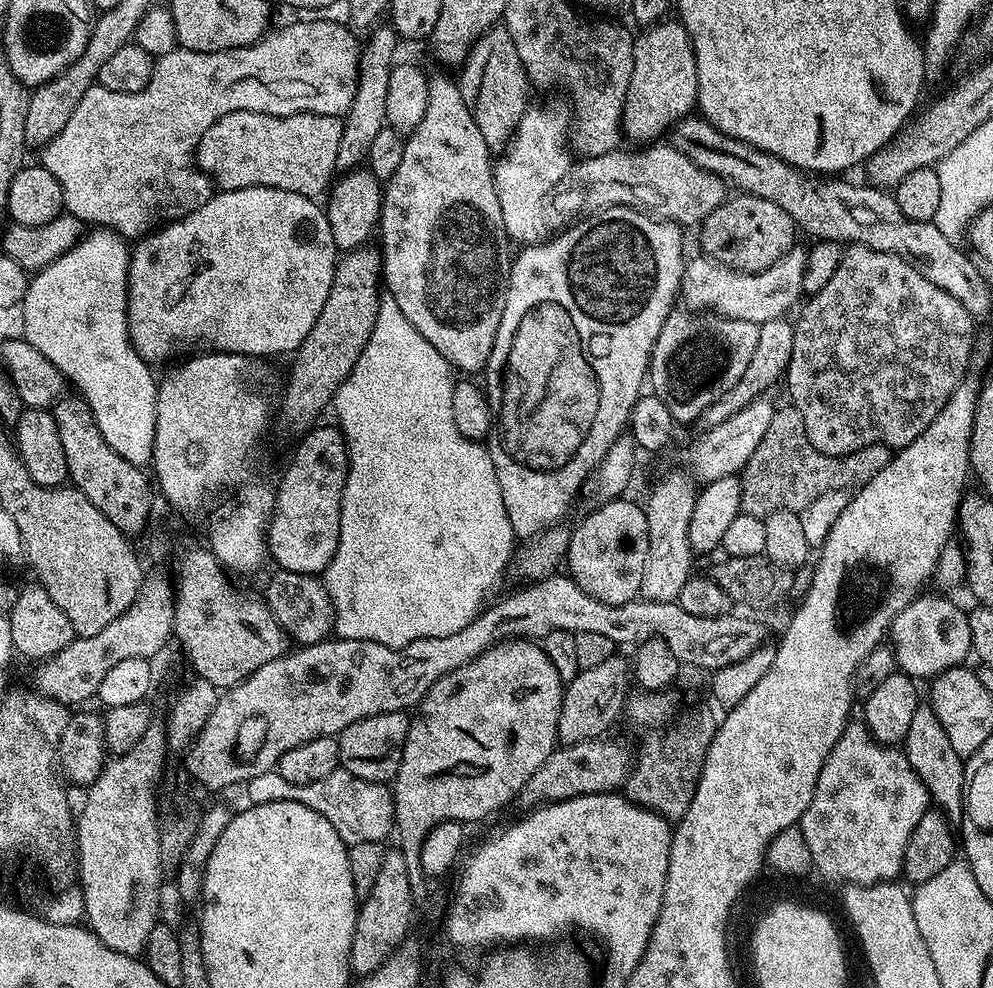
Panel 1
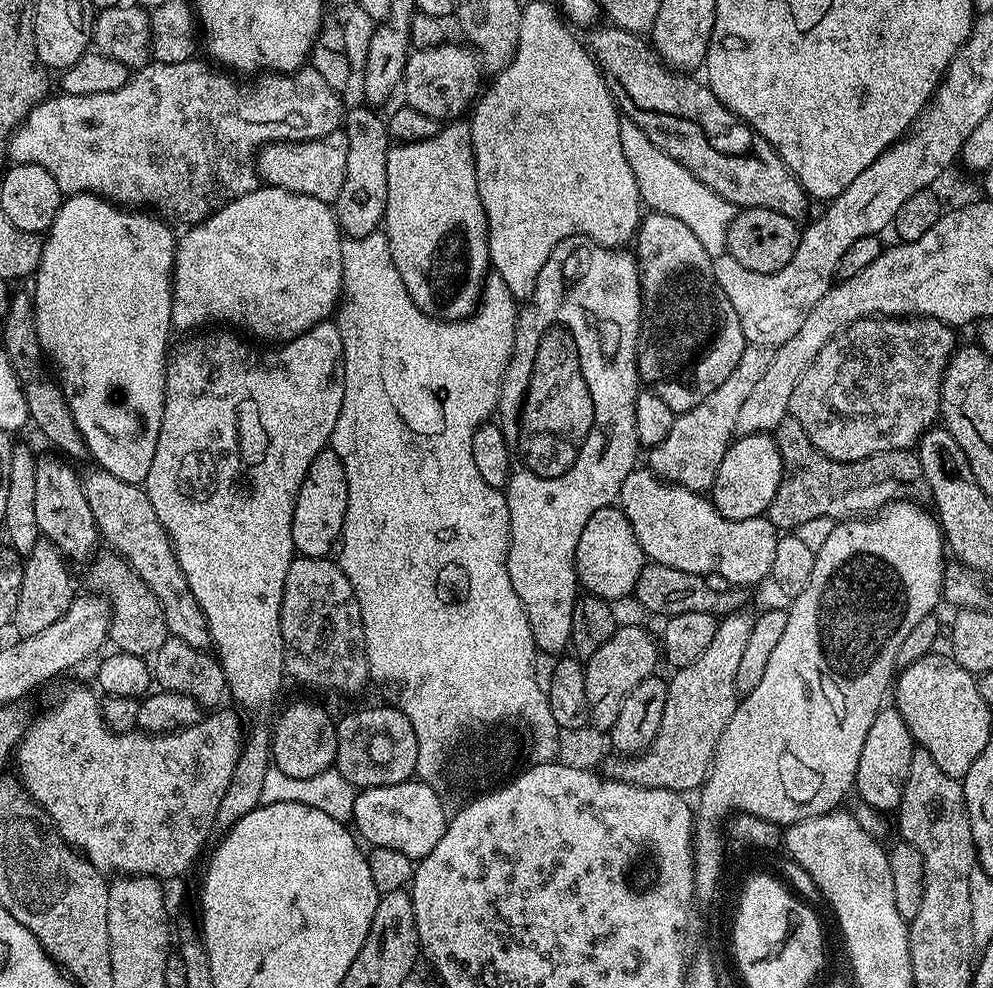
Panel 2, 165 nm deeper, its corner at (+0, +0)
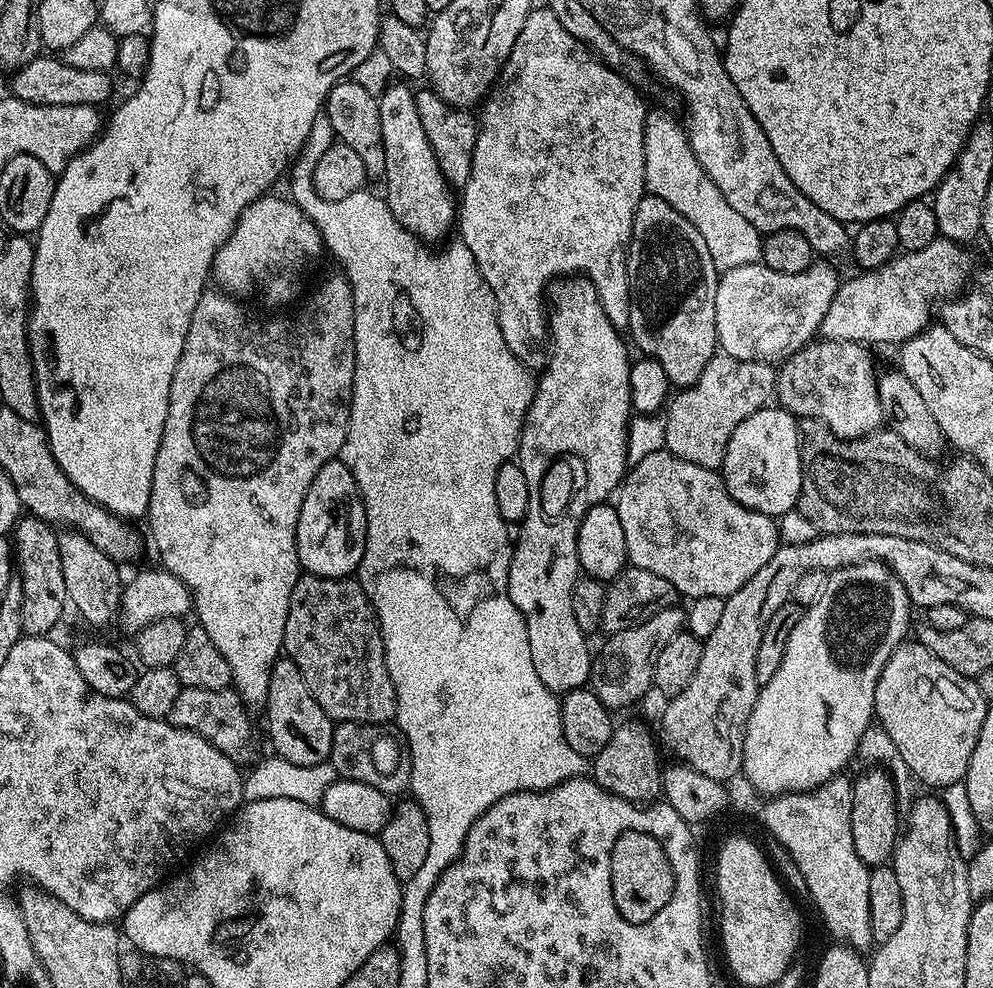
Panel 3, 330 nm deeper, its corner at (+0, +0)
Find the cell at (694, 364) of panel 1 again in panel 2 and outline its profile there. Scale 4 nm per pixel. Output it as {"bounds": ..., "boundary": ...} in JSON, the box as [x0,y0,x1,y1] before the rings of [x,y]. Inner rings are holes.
{"bounds":[634,211,746,414],"boundary":[[[649,211],[641,219],[640,227],[636,229],[635,244],[634,255],[636,263],[640,265],[640,294],[644,297],[644,314],[640,322],[640,337],[636,343],[636,371],[639,379],[643,383],[645,380],[648,383],[645,385],[651,391],[656,392],[658,398],[662,398],[662,402],[666,402],[666,406],[670,406],[672,412],[679,414],[698,406],[698,402],[702,402],[702,398],[710,398],[710,394],[714,394],[714,390],[718,390],[718,386],[722,386],[722,382],[726,382],[726,378],[730,376],[734,366],[738,364],[738,358],[742,358],[746,347],[742,322],[738,322],[736,308],[730,302],[730,298],[726,298],[726,294],[720,289],[714,278],[714,270],[712,269],[714,258],[710,254],[706,254],[705,248],[698,243],[698,237],[683,222],[678,222],[678,218],[670,218],[670,214]]]}

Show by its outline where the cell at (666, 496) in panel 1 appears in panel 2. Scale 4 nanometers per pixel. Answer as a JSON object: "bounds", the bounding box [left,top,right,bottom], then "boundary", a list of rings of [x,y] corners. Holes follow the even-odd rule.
{"bounds":[647,344,772,493],"boundary":[[[748,344],[726,382],[722,382],[722,386],[718,386],[710,398],[702,398],[698,406],[677,415],[676,421],[670,426],[670,434],[666,434],[658,447],[647,453],[647,467],[671,485],[691,492],[707,493],[718,474],[718,466],[722,466],[728,445],[737,435],[736,423],[740,407],[754,391],[756,383],[762,379],[762,374],[766,374],[772,354],[771,347]]]}

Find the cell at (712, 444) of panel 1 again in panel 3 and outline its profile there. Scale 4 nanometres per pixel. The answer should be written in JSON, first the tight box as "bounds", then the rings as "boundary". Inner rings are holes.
{"bounds":[819,238,974,346],"boundary":[[[938,238],[930,242],[930,246],[922,246],[922,250],[897,255],[891,262],[878,269],[861,271],[856,274],[860,276],[854,277],[853,280],[845,279],[830,302],[830,310],[826,310],[826,318],[822,318],[819,335],[825,340],[854,342],[865,346],[905,344],[907,340],[929,327],[934,316],[932,303],[935,300],[944,302],[964,291],[974,271],[972,256],[968,251],[967,247],[955,244],[953,240]]]}

